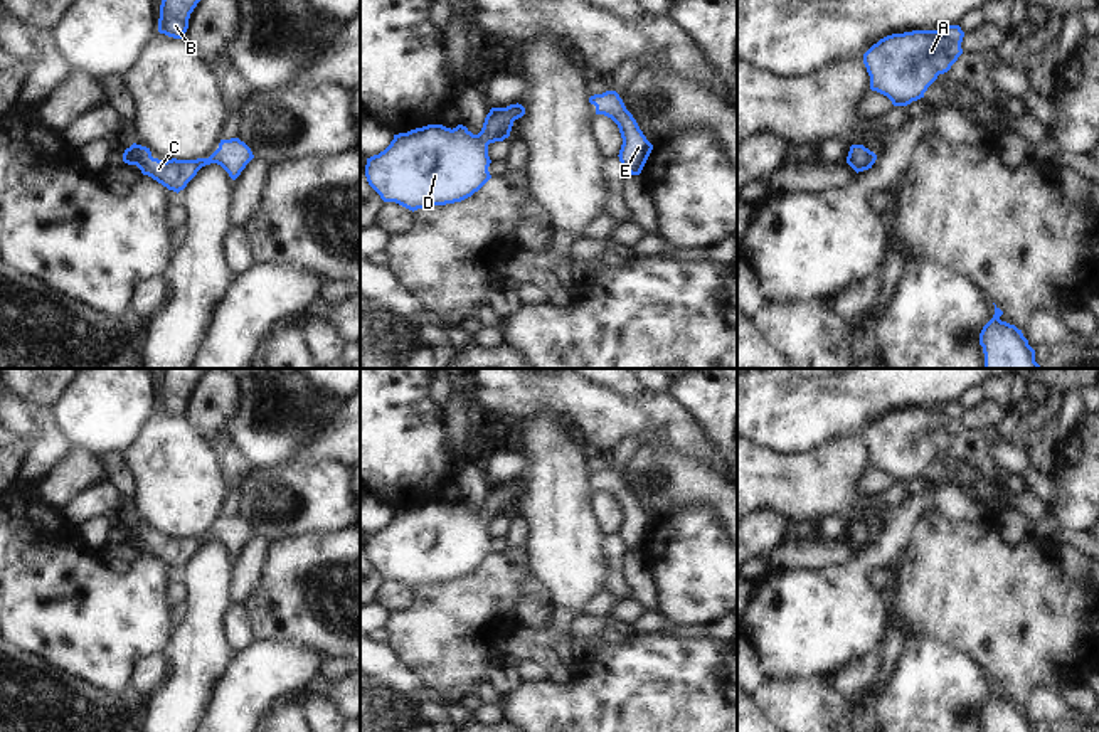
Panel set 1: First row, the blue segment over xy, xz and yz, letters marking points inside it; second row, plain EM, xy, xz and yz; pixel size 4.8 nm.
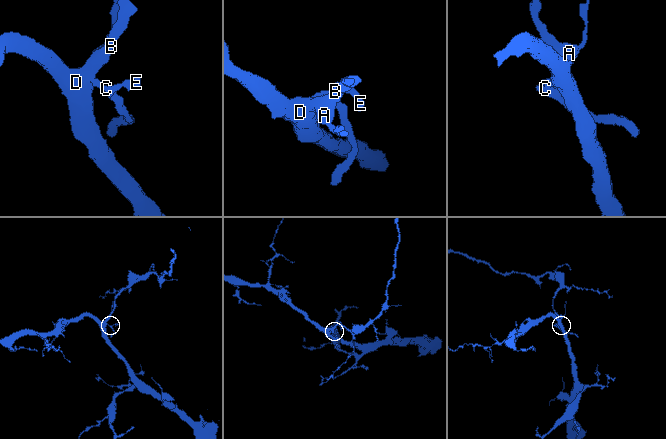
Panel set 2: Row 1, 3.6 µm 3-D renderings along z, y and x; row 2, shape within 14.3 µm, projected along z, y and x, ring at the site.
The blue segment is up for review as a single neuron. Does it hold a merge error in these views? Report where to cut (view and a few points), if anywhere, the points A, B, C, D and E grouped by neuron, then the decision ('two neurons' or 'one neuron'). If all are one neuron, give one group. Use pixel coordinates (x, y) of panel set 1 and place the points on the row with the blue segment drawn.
no cut | A B C D E | one neuron

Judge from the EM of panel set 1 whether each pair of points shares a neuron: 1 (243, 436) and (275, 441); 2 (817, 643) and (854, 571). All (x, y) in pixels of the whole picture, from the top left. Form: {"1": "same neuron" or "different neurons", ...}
{"1": "same neuron", "2": "same neuron"}

